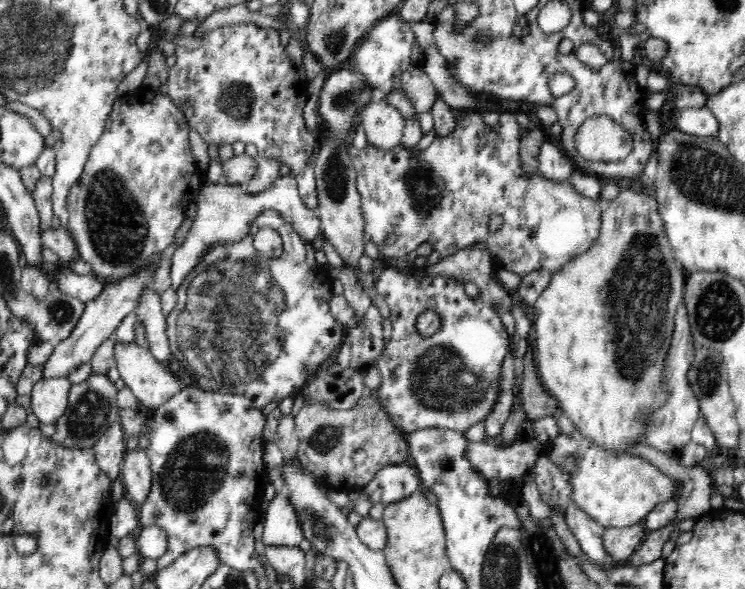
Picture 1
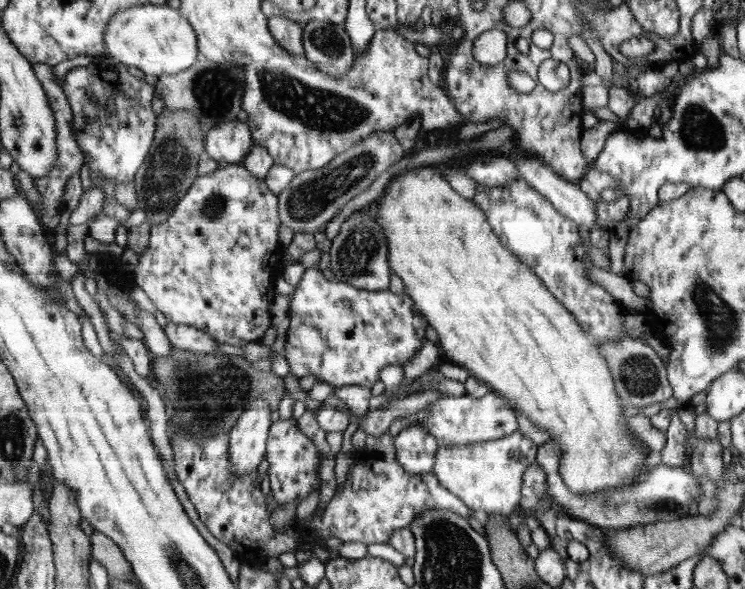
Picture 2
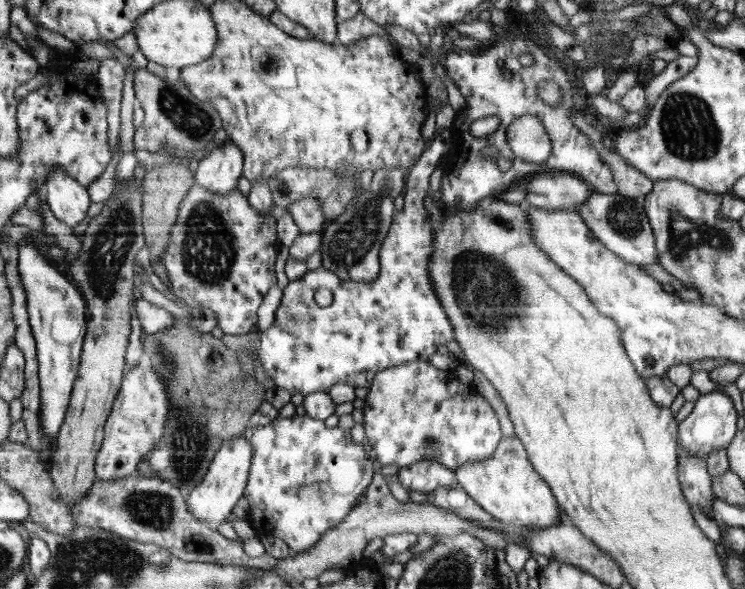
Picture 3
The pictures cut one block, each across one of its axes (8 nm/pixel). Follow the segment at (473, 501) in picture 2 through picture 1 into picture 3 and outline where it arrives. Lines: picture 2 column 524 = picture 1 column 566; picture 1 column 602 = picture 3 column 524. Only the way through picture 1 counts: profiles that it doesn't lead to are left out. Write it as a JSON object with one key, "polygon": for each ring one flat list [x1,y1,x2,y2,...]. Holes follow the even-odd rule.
{"polygon":[[517,437,502,439,489,458,468,462,454,472,457,484,473,497,478,506,502,523,548,529,560,525,563,511,553,495,552,488,534,468,525,444]]}

